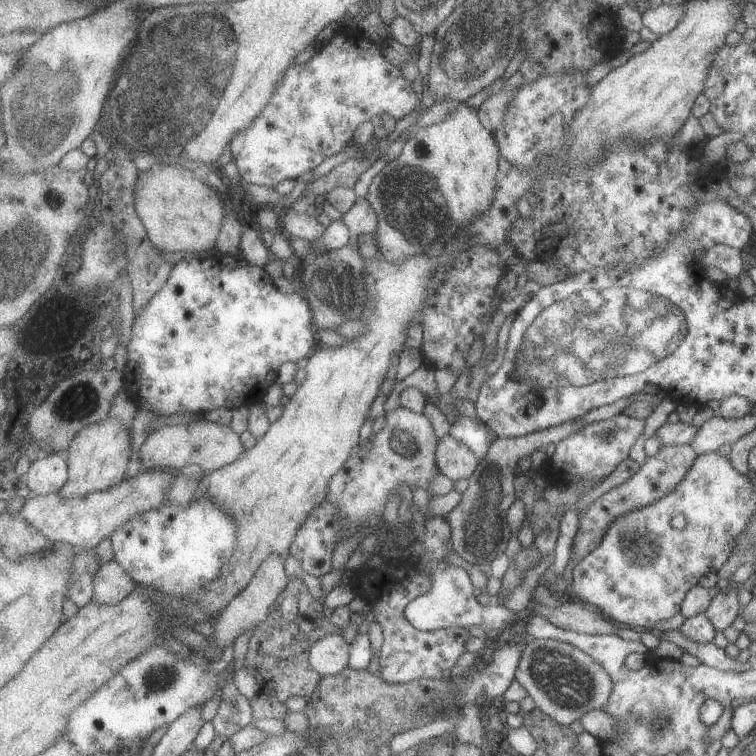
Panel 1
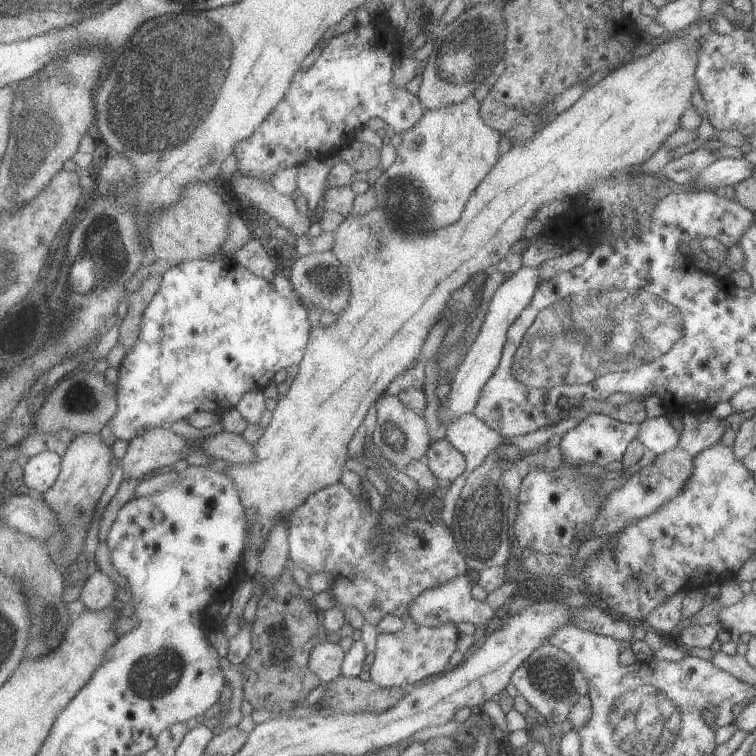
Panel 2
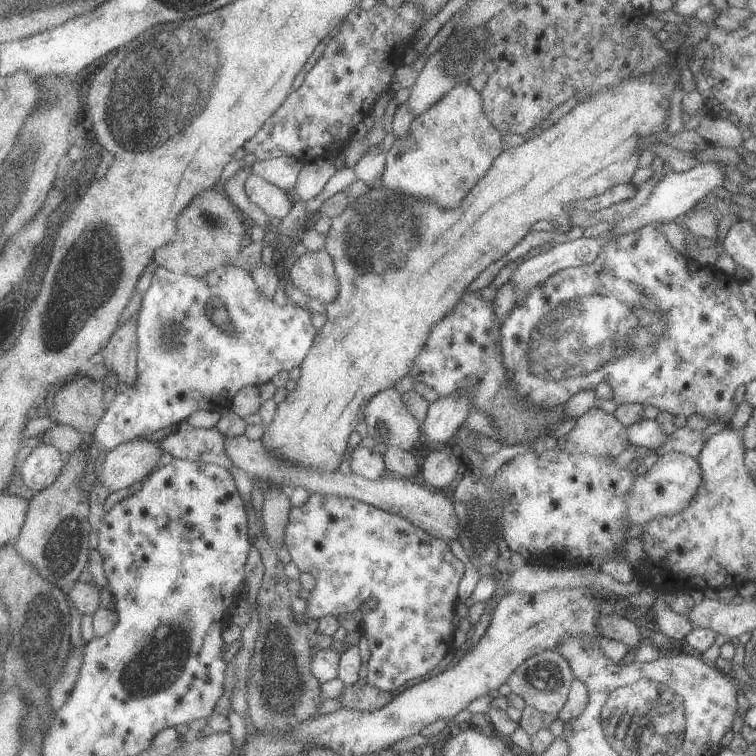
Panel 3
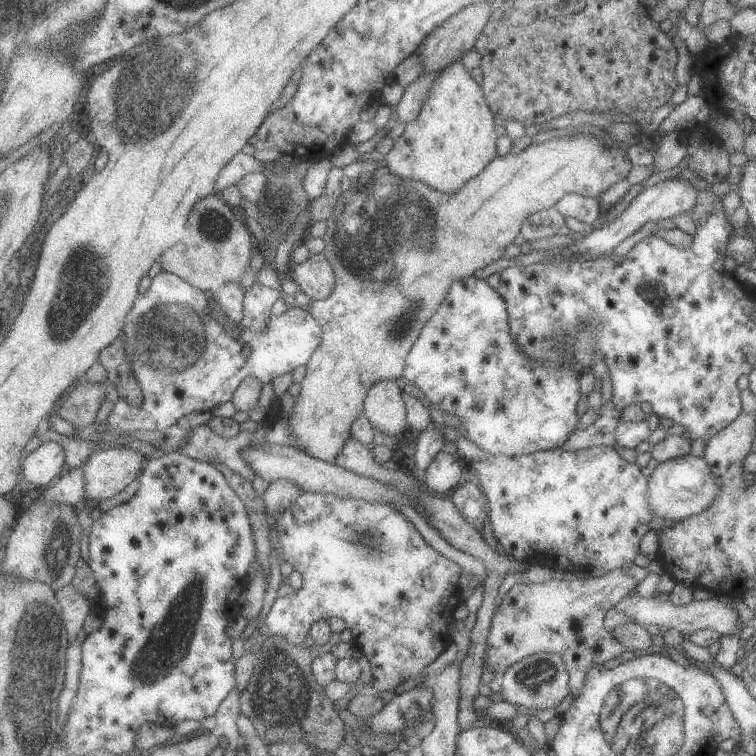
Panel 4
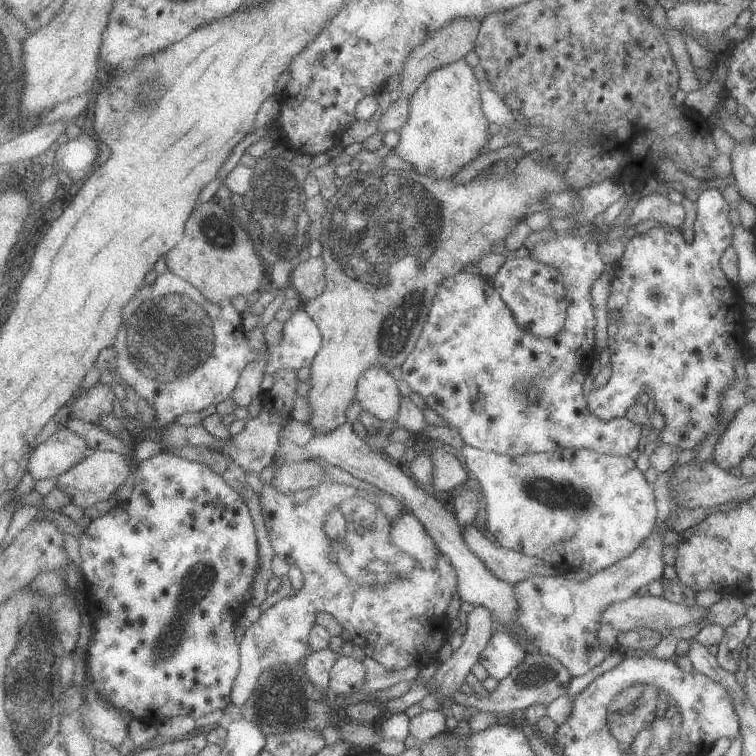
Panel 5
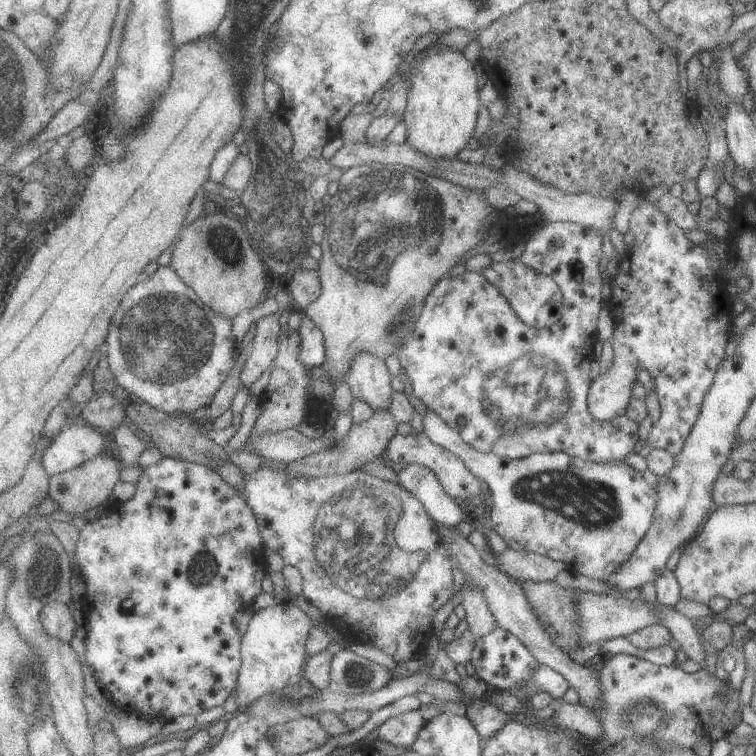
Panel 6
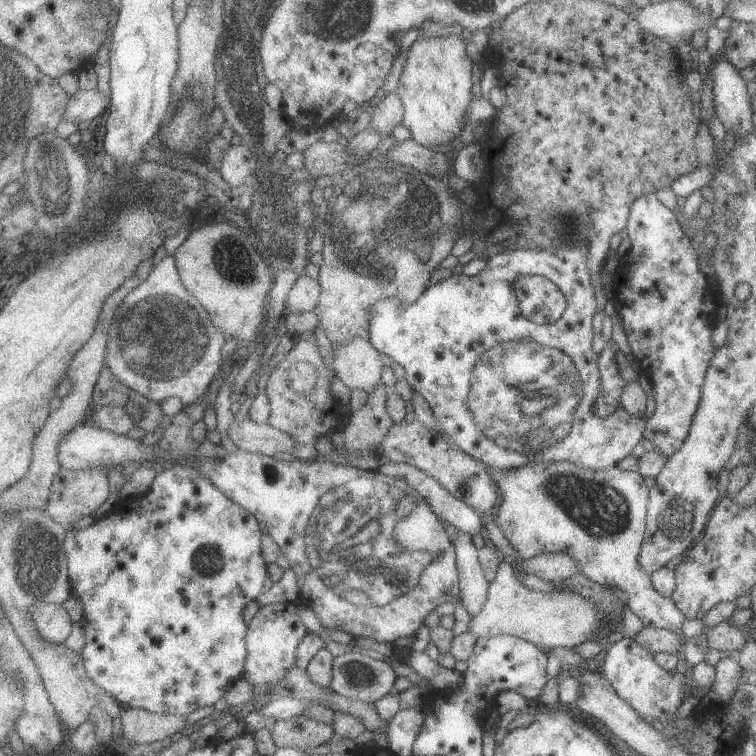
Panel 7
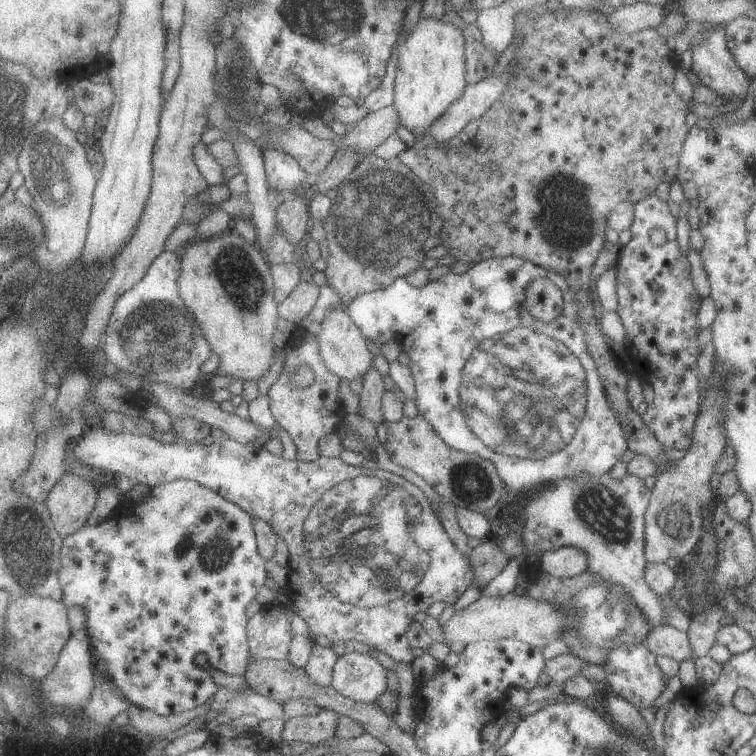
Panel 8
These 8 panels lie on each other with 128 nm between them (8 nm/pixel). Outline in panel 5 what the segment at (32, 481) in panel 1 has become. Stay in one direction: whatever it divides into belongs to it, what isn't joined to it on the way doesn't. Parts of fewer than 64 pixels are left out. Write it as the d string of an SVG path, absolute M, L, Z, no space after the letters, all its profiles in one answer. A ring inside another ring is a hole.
M64 426L34 450L28 471L35 480L61 477L70 468L89 457L90 446L83 436Z

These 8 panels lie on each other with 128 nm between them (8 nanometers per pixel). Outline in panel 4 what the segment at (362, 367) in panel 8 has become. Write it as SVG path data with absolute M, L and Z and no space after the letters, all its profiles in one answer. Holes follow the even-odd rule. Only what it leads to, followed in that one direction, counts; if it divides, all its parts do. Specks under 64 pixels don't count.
M394 380L377 382L365 401L364 414L372 428L379 428L383 434L402 440L404 431L408 430L406 402L404 391Z

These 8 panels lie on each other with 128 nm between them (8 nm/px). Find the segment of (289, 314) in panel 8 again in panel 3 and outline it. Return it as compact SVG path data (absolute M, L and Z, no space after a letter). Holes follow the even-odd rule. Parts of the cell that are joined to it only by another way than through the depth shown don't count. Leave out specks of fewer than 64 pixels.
M306 251L297 258L289 272L289 281L300 289L306 298L315 298L325 306L333 304L339 296L341 280L329 251Z

